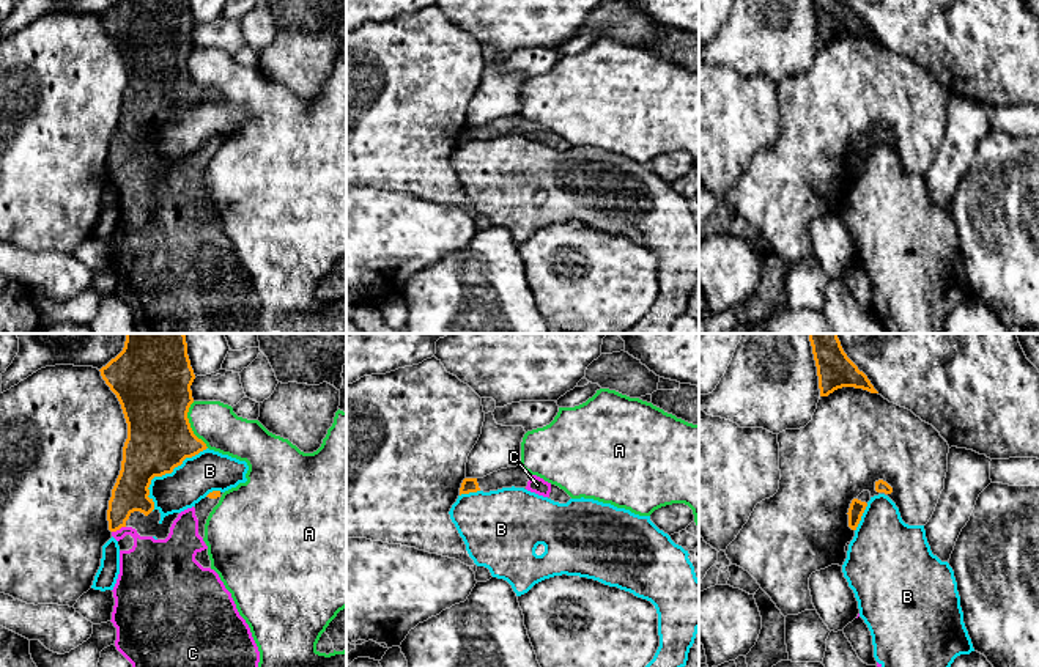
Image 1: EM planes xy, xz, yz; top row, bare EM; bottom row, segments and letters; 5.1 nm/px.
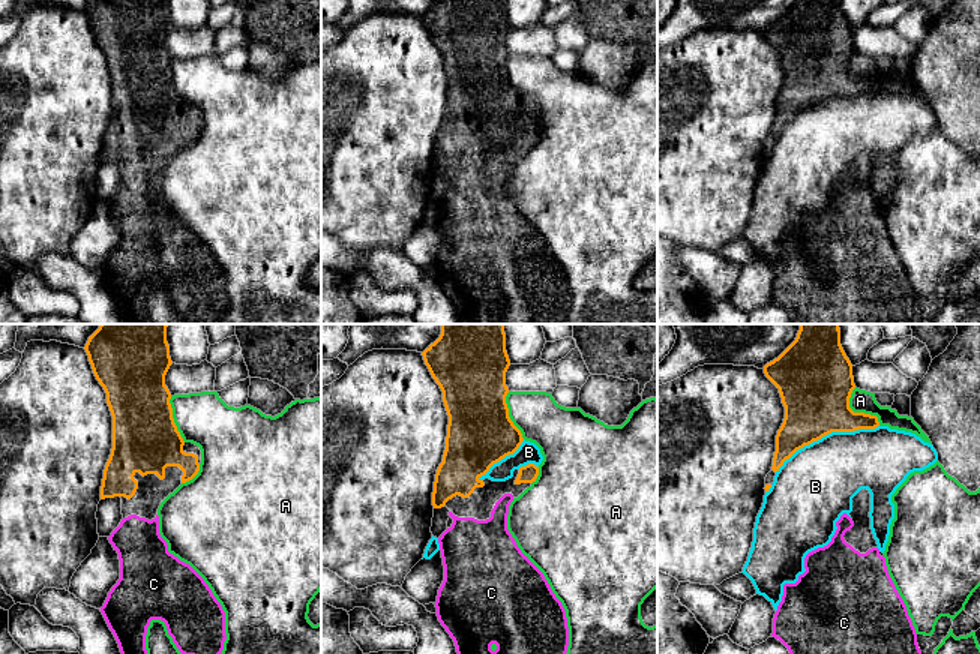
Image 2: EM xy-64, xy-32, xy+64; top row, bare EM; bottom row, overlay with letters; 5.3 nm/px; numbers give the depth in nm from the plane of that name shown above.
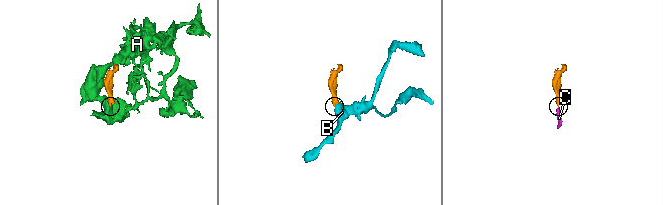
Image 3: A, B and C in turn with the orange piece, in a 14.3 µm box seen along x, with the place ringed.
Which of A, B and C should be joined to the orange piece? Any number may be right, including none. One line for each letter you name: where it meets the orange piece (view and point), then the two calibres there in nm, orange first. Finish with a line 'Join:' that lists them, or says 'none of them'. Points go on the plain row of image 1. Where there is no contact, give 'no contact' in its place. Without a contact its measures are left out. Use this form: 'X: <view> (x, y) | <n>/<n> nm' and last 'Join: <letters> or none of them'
C: xy (118, 176) | 180/280 nm
Join: C

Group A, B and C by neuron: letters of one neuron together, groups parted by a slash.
A / B / C

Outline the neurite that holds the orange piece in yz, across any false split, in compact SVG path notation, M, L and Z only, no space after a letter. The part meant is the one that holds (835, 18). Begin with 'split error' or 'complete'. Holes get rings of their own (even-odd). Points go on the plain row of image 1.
complete; M812 0L820 44L828 44L837 36L855 35L871 41L878 41L867 24L847 5L845 0Z

